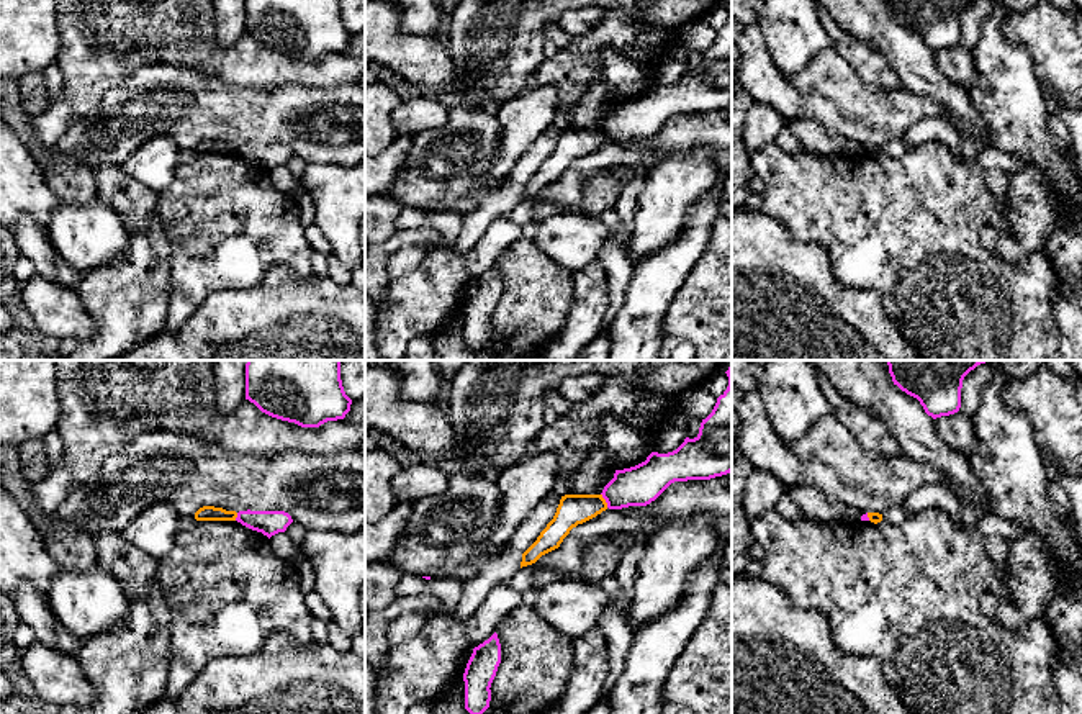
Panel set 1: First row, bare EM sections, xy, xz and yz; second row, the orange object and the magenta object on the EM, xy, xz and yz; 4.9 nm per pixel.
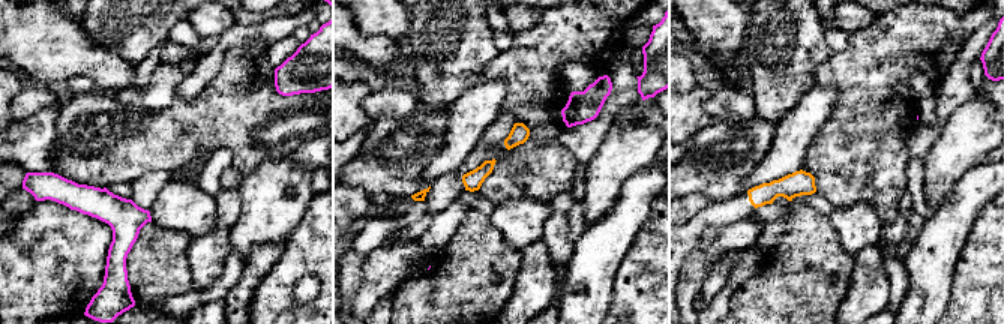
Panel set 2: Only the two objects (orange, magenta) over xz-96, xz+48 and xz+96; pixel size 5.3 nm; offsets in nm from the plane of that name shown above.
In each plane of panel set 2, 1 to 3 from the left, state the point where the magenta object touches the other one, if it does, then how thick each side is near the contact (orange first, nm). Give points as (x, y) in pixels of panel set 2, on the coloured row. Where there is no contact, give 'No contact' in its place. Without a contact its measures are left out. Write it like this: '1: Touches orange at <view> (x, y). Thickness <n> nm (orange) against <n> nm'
1: No contact
2: No contact
3: No contact

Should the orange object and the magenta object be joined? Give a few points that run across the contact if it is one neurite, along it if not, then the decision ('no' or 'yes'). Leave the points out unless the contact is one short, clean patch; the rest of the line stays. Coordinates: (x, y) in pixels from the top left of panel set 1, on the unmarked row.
line xz (601, 126), (608, 140); no

